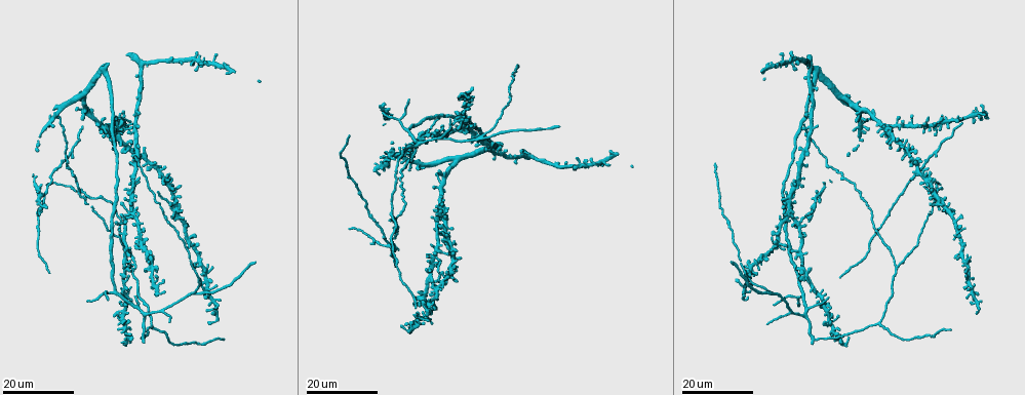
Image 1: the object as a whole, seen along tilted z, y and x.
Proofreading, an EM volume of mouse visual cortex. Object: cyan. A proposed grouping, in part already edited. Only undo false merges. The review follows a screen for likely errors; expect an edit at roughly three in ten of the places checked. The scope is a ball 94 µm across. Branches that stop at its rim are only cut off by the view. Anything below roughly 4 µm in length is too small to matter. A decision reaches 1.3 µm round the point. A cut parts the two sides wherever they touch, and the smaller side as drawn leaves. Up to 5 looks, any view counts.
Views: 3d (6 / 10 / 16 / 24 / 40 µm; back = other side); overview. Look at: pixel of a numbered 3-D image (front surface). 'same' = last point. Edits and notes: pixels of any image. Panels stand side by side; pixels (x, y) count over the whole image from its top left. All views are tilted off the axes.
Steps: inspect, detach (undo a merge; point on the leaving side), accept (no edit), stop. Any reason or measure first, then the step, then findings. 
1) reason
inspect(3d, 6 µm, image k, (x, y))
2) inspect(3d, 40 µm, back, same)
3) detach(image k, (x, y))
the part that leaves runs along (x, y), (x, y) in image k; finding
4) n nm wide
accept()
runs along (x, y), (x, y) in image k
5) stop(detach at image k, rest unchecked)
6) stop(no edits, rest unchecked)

looks like a crossing
inspect(3d, 24 µm, image 1, (175, 207))

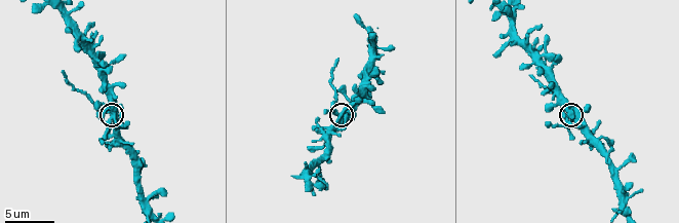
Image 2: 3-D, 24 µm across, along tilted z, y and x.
inspect(3d, 6 µm, image 2, (111, 120))

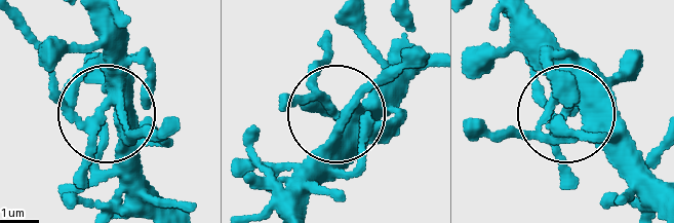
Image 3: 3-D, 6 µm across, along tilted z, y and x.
side arm 9 µm
detach(image 3, (53, 82))
the part that leaves runs along (326, 107), (315, 82), (328, 36) in image 3; two cells meet here

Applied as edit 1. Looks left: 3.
thick turns thin
inspect(3d, 24 µm, image 1, (926, 215))

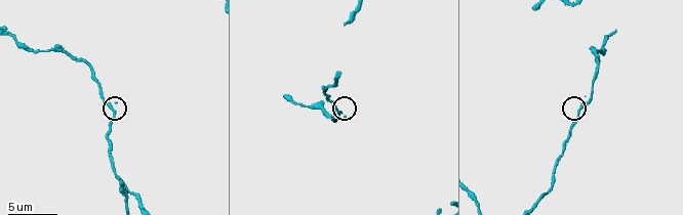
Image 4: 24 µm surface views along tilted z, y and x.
zoom in
inspect(3d, 6 µm, image 4, (341, 113))

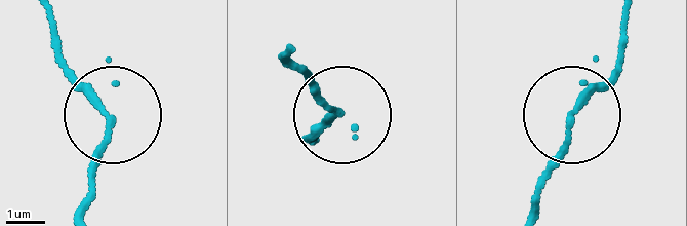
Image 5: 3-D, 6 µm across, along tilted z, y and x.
3 arms
detach(image 5, (82, 84))
the part that leaves runs along (572, 117), (619, 63), (625, 25) in image 5; a second cell is stuck on

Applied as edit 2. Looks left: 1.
stop(detach at image 3, detach at image 5, rest unchecked)

